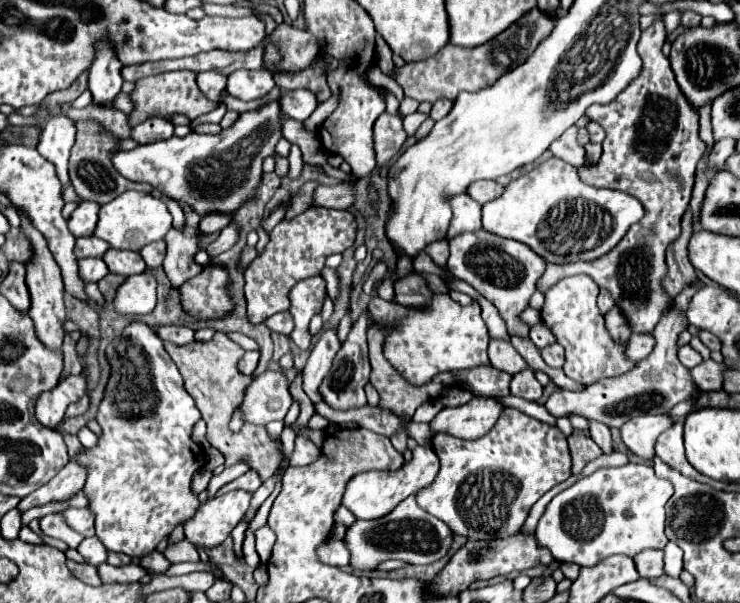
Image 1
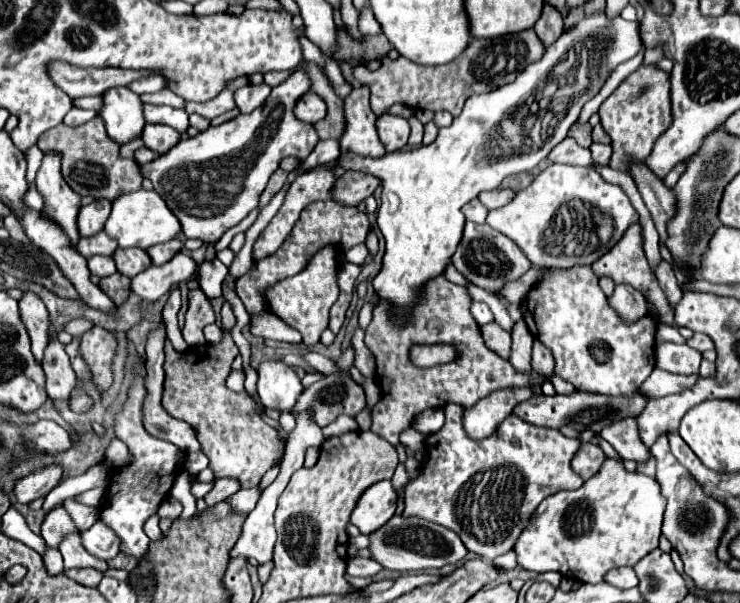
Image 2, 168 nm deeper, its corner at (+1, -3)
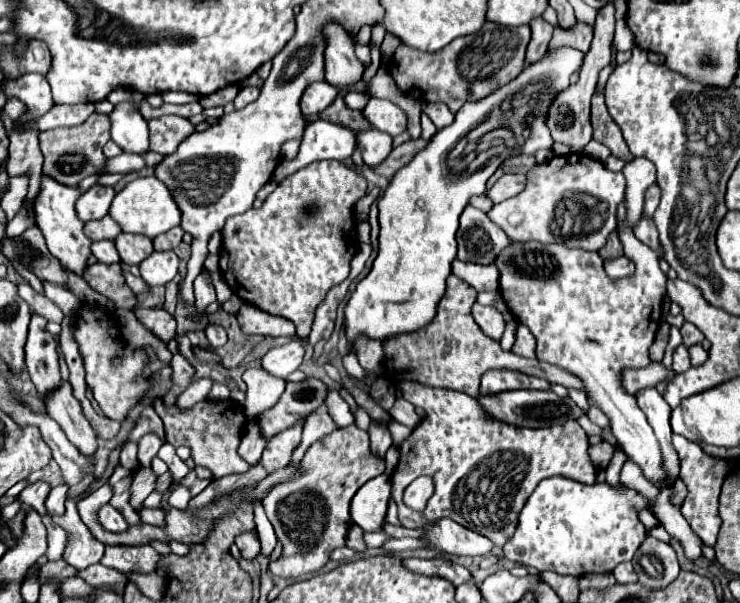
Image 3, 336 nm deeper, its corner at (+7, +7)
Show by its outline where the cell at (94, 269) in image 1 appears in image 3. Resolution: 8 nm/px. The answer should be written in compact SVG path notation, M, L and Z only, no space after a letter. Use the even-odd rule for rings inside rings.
M113 240L93 242L93 244L91 244L91 252L93 252L93 256L97 258L97 262L103 262L103 264L119 262L119 254L117 254L117 250L115 250Z

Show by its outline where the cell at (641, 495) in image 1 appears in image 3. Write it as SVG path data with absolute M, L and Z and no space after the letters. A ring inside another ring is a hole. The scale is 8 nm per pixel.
M563 476L545 478L525 502L525 508L519 514L517 530L503 546L503 554L507 560L531 566L539 572L551 570L571 576L583 576L589 572L611 572L617 564L631 560L641 542L647 538L647 530L639 520L639 512L647 508L649 500L637 490L627 488L625 484L611 486L609 482L595 482L593 486L589 486Z

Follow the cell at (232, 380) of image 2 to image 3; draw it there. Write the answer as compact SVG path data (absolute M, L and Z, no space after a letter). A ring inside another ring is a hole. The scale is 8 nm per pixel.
M199 378L199 380L195 380L195 382L191 382L191 386L177 398L177 404L179 404L179 408L189 408L189 406L193 406L195 402L199 402L199 400L205 400L205 396L209 394L209 390L213 388L213 380L211 378Z

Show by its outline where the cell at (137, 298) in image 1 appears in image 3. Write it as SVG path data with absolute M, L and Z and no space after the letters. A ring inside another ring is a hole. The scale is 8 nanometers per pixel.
M153 252L143 264L139 264L141 278L149 286L165 286L177 274L179 258L175 252Z

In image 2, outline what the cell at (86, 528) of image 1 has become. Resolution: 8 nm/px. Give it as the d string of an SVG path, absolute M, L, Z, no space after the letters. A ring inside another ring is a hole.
M75 498L65 500L65 510L73 518L75 526L79 526L79 530L87 530L99 520L99 508L89 508L89 506L77 502Z

